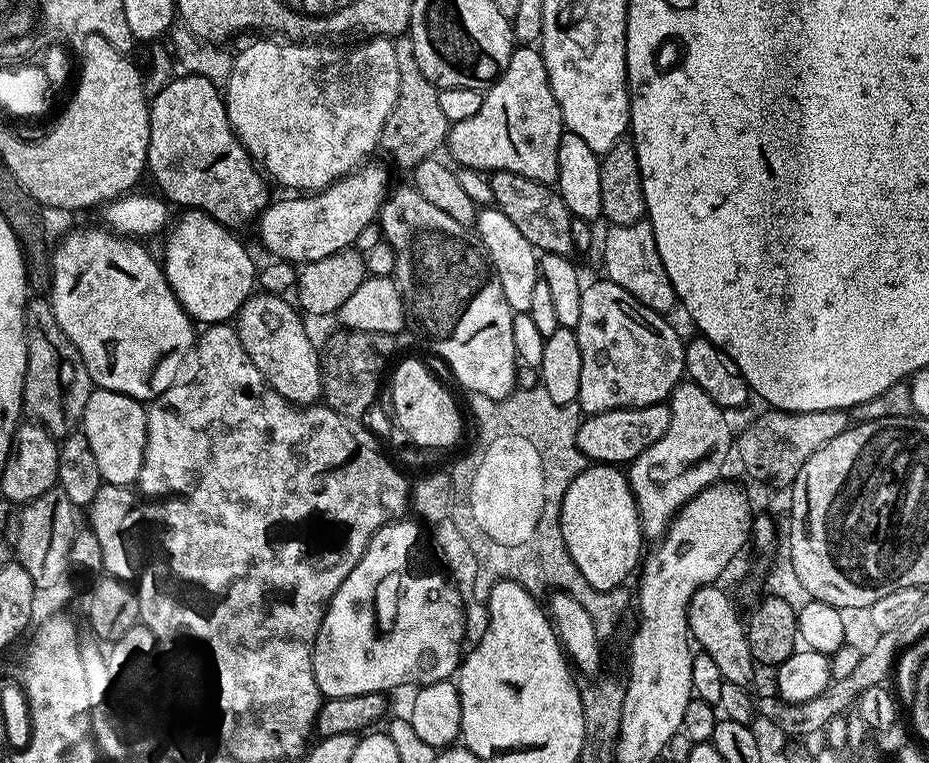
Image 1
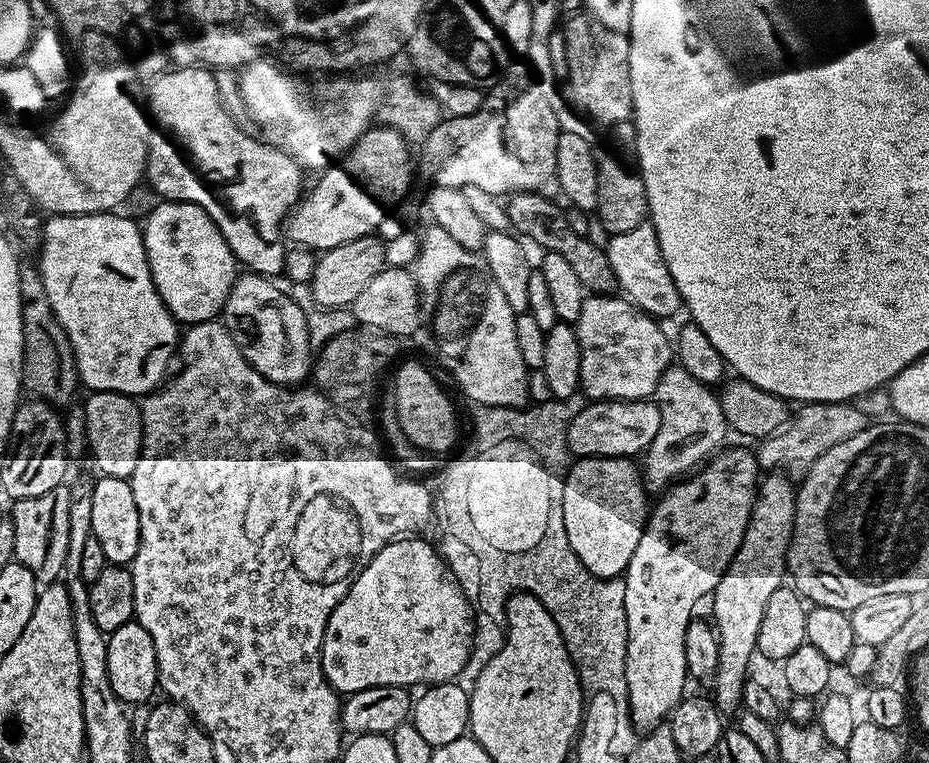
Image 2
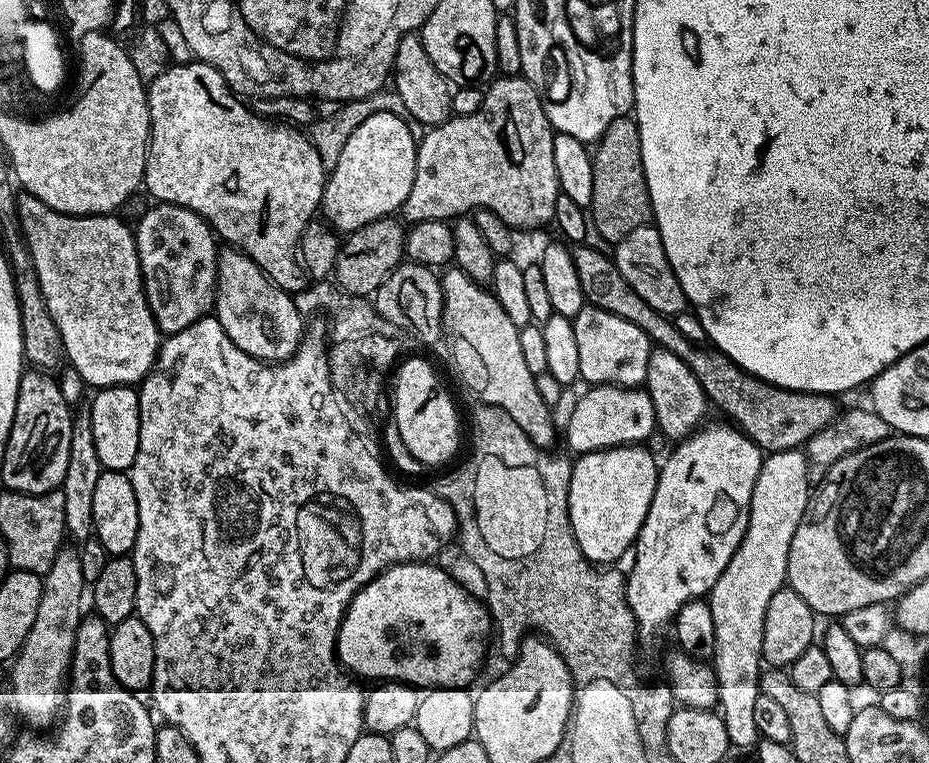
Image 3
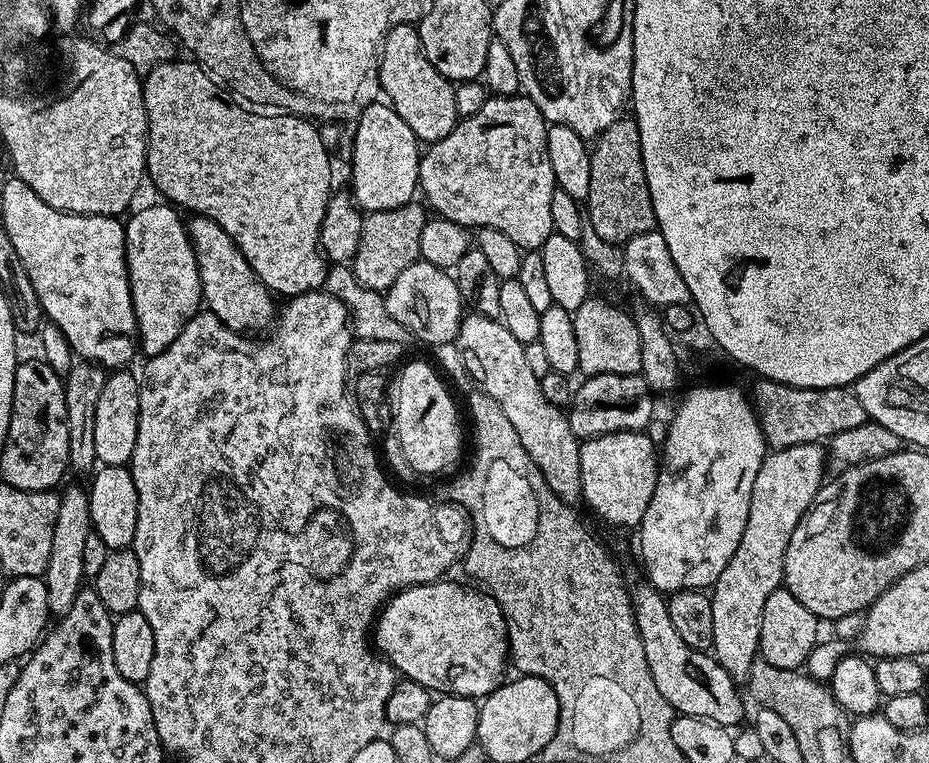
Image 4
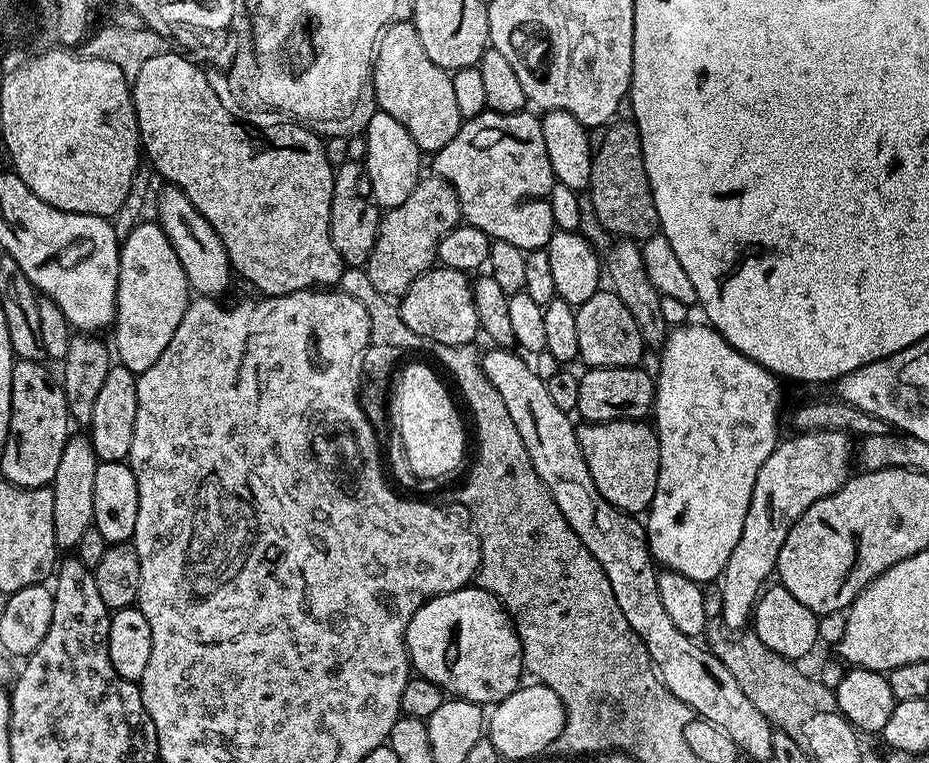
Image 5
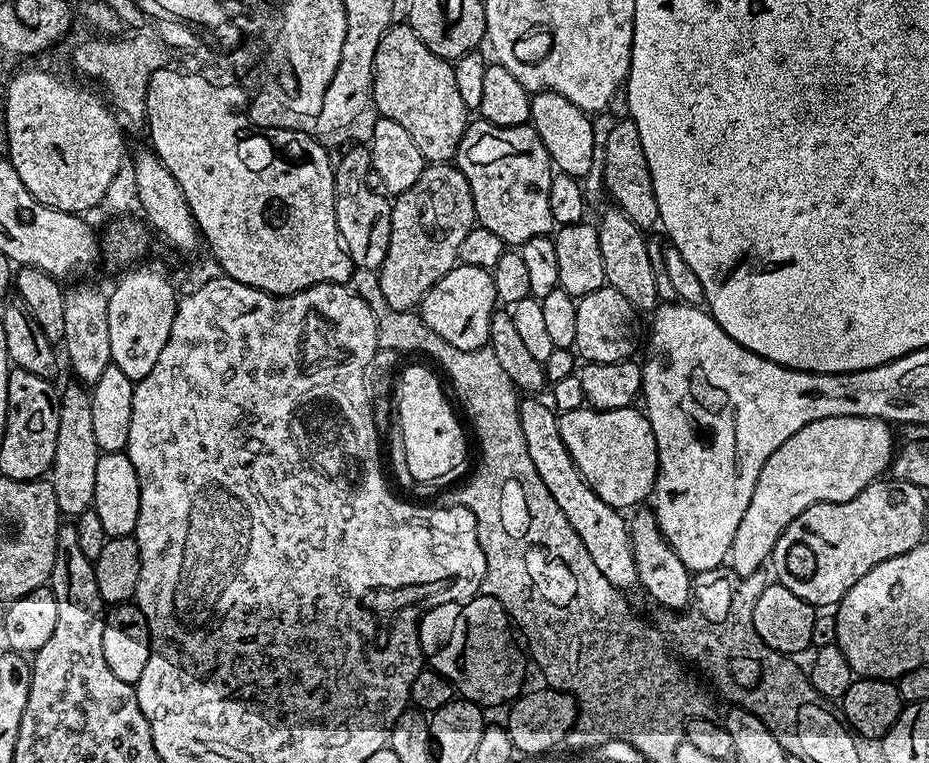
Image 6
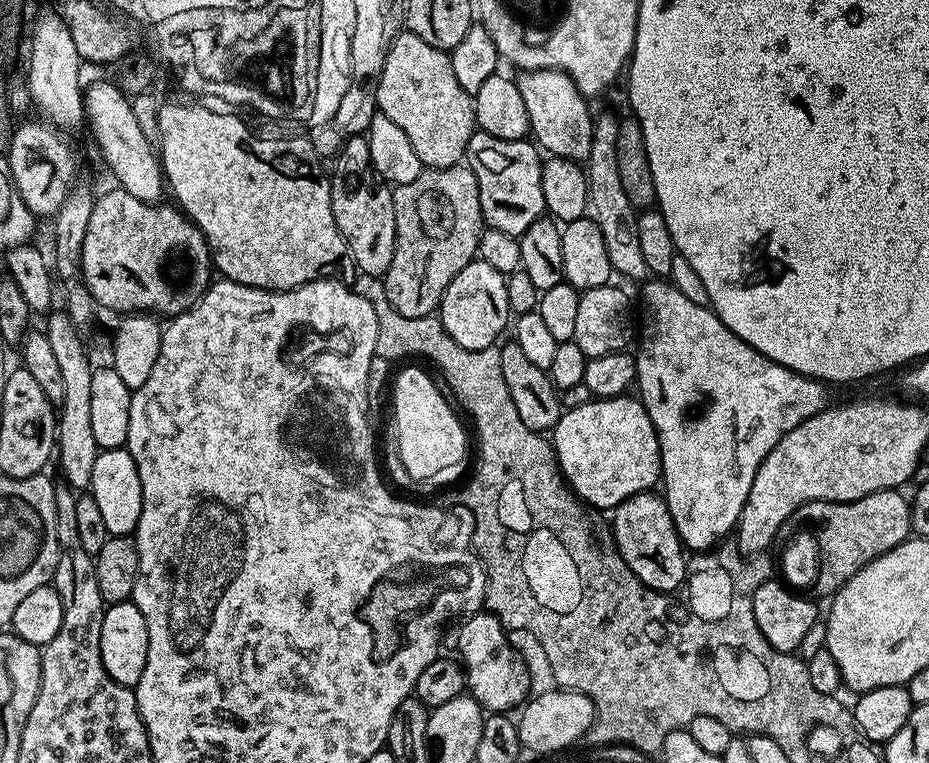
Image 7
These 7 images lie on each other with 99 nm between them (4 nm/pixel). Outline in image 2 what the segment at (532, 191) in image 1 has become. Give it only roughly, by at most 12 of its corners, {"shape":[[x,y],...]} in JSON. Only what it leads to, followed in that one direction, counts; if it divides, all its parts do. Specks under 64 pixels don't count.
{"shape":[[513,192],[511,231],[560,255],[585,293],[613,295],[607,251],[574,234],[555,199]]}

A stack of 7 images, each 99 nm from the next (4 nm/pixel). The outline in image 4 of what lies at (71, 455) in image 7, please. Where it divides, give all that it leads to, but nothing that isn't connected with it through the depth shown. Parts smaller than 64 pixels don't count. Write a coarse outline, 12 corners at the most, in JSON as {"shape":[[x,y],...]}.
{"shape":[[87,489],[59,493],[43,574],[47,606],[64,615],[86,577]]}

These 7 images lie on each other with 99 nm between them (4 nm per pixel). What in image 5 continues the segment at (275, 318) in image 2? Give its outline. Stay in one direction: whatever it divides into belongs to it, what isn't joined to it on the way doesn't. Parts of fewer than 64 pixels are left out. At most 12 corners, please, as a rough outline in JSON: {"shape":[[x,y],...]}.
{"shape":[[181,188],[156,196],[188,287],[223,297],[234,281],[222,238]]}

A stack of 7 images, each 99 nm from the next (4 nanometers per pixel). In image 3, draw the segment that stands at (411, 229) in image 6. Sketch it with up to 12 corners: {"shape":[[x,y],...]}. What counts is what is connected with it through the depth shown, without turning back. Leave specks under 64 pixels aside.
{"shape":[[370,222],[341,243],[334,280],[365,298],[400,267],[406,228]]}

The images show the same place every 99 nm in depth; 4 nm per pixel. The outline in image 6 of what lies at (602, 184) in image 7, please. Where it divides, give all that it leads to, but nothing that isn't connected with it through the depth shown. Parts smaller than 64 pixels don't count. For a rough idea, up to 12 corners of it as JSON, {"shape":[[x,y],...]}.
{"shape":[[608,206],[598,220],[607,287],[637,313],[658,304],[645,233]]}

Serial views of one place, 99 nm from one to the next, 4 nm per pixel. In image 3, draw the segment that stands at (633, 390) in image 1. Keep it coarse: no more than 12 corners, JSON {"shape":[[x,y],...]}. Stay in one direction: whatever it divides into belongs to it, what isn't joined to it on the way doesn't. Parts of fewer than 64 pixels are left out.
{"shape":[[585,306],[571,317],[585,385],[641,387],[653,342]]}

